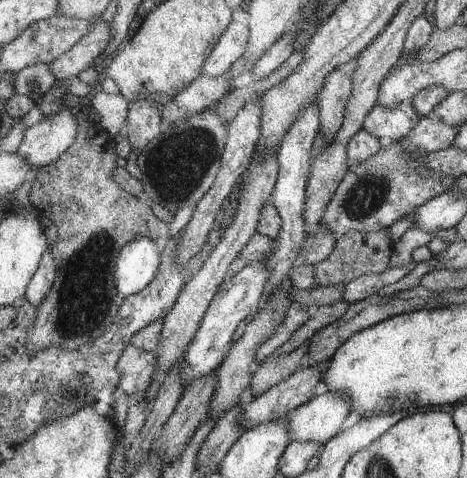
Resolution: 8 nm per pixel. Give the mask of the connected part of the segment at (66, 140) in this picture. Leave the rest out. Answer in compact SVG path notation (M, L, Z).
M66 107L25 130L16 154L22 156L32 169L41 169L57 161L76 138L77 120L74 113Z

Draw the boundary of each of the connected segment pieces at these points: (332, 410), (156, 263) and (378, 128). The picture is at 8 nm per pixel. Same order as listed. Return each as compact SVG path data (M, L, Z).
M322 389L314 398L287 414L291 442L327 443L340 432L351 411L346 395Z
M144 237L124 245L119 259L116 282L120 283L121 293L127 297L151 284L159 272L162 254L156 252L152 239Z
M402 103L396 107L376 105L364 122L364 130L385 141L404 138L420 120L412 104Z

